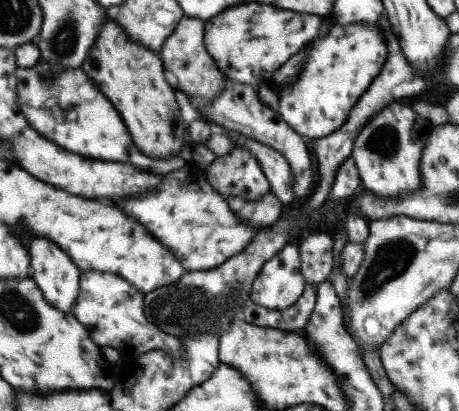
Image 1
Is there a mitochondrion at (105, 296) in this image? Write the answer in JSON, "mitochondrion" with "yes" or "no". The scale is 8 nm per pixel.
{"mitochondrion":"no"}

